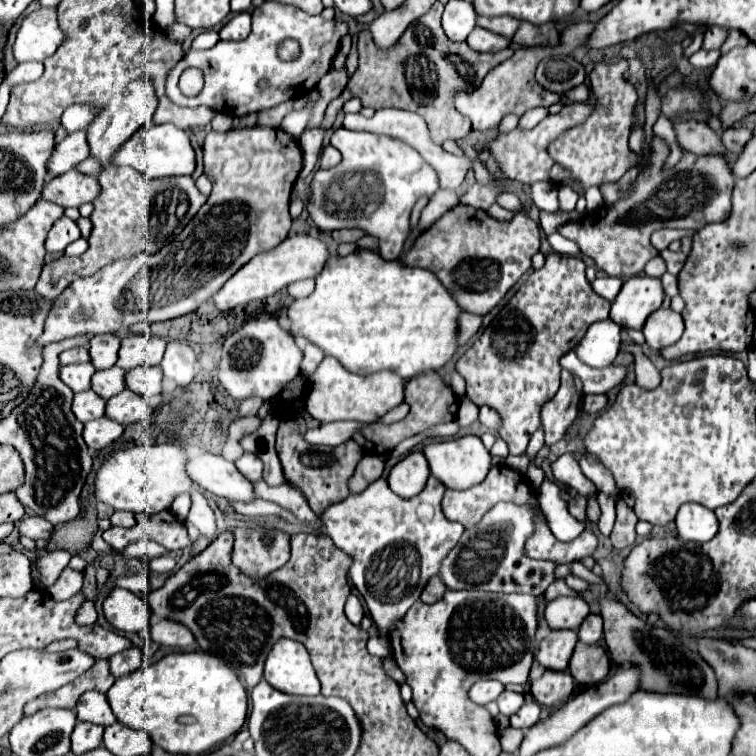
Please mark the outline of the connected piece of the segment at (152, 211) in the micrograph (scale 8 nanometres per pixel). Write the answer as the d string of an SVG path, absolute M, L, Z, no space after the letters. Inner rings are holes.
M115 166L105 170L99 178L101 194L93 202L95 210L91 214L93 230L89 236L89 248L81 256L61 256L59 260L45 264L43 274L35 286L35 290L47 300L55 300L73 280L91 276L99 272L103 266L119 260L133 258L141 252L155 254L165 244L173 242L187 222L197 214L197 210L205 204L205 196L197 190L195 180L191 176L173 176L173 178L157 178L149 180L141 176L141 172L125 166Z

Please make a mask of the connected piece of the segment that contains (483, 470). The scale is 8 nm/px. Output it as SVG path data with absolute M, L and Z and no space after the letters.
M461 436L447 442L433 442L423 448L423 454L429 462L431 474L441 480L441 484L453 490L467 490L471 486L477 486L481 480L485 480L491 468L491 456L479 436Z

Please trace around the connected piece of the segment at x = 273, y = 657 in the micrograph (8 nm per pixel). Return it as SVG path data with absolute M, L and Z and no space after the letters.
M281 638L269 652L265 662L265 680L285 694L317 696L321 692L307 648L289 638Z

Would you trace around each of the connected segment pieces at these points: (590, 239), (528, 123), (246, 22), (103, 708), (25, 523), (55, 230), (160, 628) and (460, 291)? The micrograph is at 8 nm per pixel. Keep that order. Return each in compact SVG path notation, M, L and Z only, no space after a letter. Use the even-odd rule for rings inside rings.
M653 138L651 164L639 172L635 192L629 200L605 204L599 210L587 212L581 220L563 224L557 230L567 240L573 240L581 254L589 256L607 276L617 276L621 280L641 276L645 264L659 256L659 252L651 246L649 236L663 226L699 230L705 224L729 218L735 178L727 162L721 156L693 156L691 152L685 152L681 164L663 170L667 152L667 146L659 138Z
M533 108L533 110L529 110L529 112L525 112L525 114L521 116L521 120L519 120L519 128L521 128L521 130L535 128L547 114L549 114L547 108Z
M241 12L241 14L235 14L219 30L219 36L221 36L221 40L243 40L243 38L249 36L249 32L251 32L251 14Z
M85 692L79 702L77 702L77 718L91 722L91 724L101 724L109 726L115 722L115 714L111 712L111 706L107 702L107 696L101 692Z
M39 516L23 518L19 522L19 532L33 540L49 540L53 534L53 524L49 524L45 518L39 518Z
M61 216L53 228L49 230L49 236L47 236L47 242L45 242L45 248L47 252L63 252L63 248L67 248L67 244L71 244L73 240L77 240L81 234L79 234L79 228L73 220L69 220L67 216Z
M171 620L153 622L151 624L151 638L157 644L171 646L171 648L187 648L187 646L191 646L195 642L189 628L185 628L183 624L171 622Z
M459 204L425 230L399 260L405 266L431 270L461 310L483 316L497 306L507 290L531 268L531 256L539 250L539 240L539 226L529 216L515 214L509 222L499 222L485 210Z

